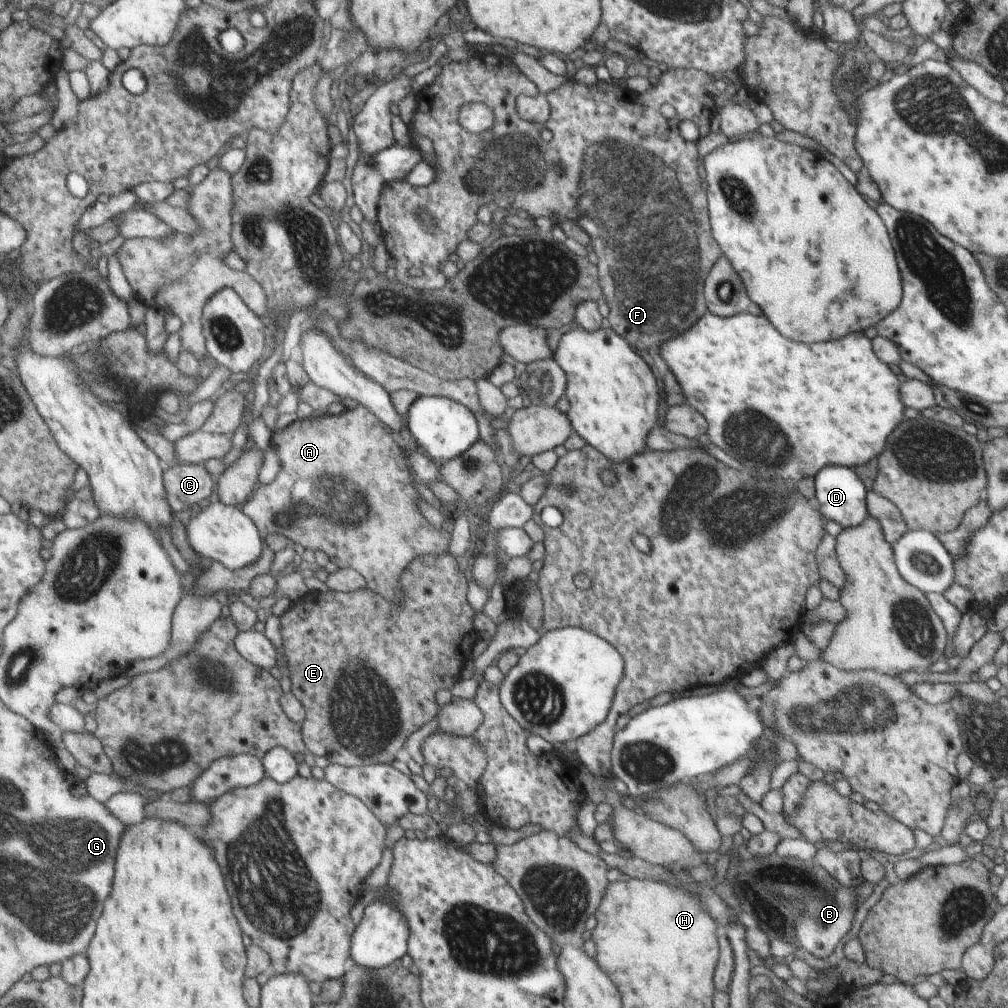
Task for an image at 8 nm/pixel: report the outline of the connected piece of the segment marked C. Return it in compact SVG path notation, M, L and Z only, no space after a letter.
M179 463L164 474L167 500L177 516L187 517L207 503L217 489L216 477L203 463Z

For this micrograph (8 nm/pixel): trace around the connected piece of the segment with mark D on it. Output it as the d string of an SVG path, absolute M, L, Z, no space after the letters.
M841 465L823 467L813 479L815 508L843 529L860 525L867 517L865 488L853 470Z

